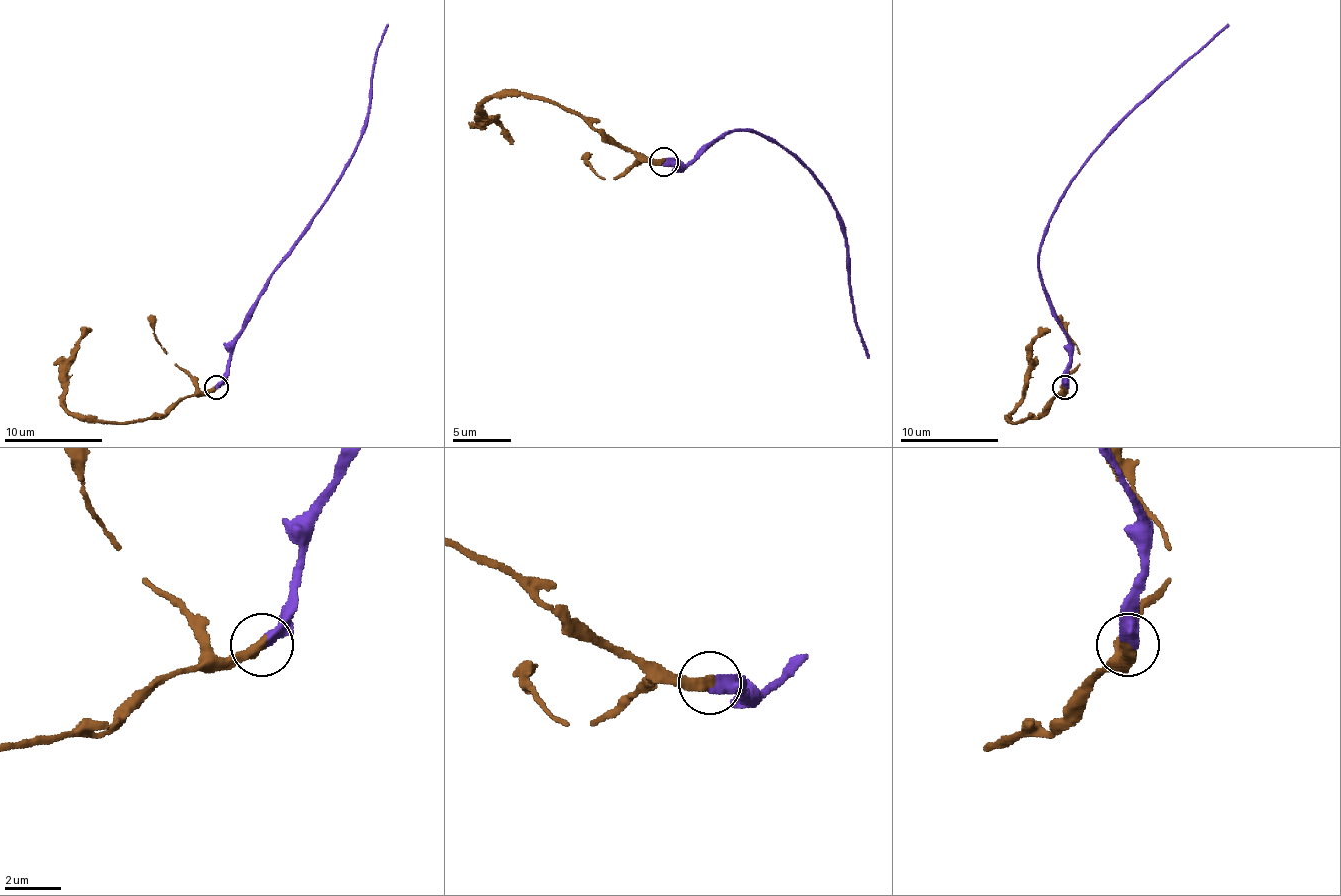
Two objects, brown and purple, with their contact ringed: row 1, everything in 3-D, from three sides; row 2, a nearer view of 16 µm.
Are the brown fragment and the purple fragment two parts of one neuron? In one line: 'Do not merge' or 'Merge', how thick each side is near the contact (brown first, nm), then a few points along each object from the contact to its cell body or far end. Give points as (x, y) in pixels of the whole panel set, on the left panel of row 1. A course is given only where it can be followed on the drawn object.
Merge. Thickness 440 nm (brown) against 480 nm. Course of brown: (216, 386), (184, 396), (159, 418), (113, 423), (79, 420), (64, 401), (64, 372), (74, 345), (91, 330). Course of purple: (218, 386), (233, 337), (358, 144), (370, 112), (377, 46), (387, 24)

